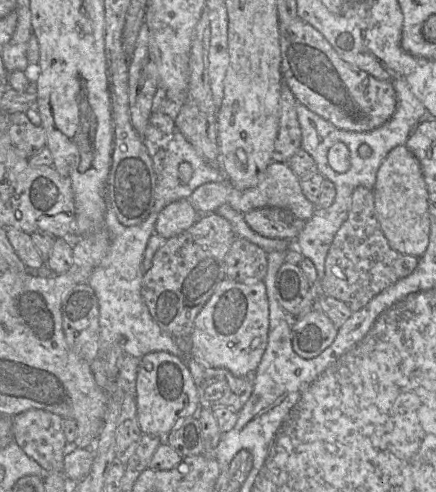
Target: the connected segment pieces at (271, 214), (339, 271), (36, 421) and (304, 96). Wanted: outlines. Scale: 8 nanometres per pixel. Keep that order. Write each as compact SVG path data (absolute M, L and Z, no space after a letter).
M257 208L243 214L249 227L267 238L295 240L306 223L289 210L281 208Z
M357 187L352 193L351 208L347 219L341 225L331 243L325 260L325 273L319 282L320 291L343 301L352 312L361 309L375 295L413 272L418 257L405 255L392 249L385 238L377 219L373 190Z
M30 409L11 419L12 436L17 445L46 473L62 472L67 444L63 418L42 409Z
M300 19L295 20L294 22L290 23L290 25L281 25L279 32L281 49L281 70L283 75L283 81L284 83L286 83L298 103L304 105L310 111L319 115L336 128L352 132L368 132L374 130L386 123L393 116L397 108L397 95L394 90L394 87L390 82L379 80L374 76L368 74L367 72L359 70L358 68L342 60L335 52L335 50L331 47L331 45L315 28Z

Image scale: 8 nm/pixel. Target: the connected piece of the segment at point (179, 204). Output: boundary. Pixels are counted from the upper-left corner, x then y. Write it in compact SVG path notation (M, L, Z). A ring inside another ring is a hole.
M189 199L172 202L158 214L155 234L168 240L192 227L199 216Z

